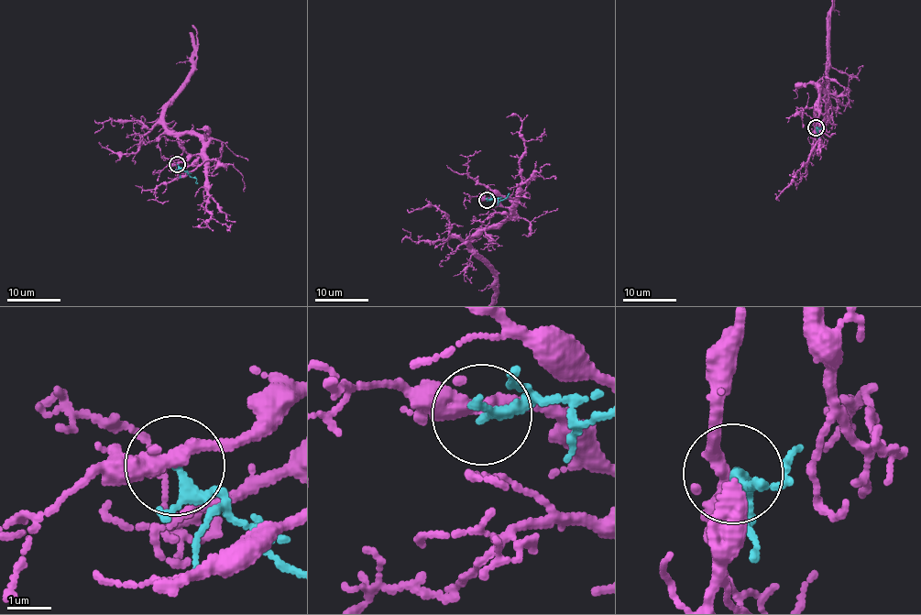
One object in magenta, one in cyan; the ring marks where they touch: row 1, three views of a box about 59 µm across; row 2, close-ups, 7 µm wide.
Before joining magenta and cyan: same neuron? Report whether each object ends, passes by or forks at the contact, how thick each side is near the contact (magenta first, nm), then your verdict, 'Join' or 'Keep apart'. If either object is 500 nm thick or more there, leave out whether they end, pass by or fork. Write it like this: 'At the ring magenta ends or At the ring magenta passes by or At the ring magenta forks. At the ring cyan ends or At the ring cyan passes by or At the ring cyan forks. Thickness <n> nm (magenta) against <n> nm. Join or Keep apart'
At the ring magenta forks. At the ring cyan passes by. Thickness 280 nm (magenta) against 160 nm. Keep apart

